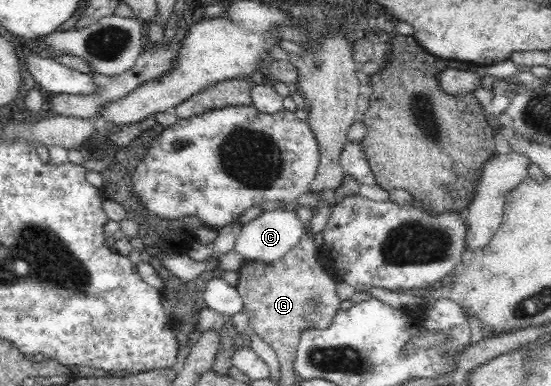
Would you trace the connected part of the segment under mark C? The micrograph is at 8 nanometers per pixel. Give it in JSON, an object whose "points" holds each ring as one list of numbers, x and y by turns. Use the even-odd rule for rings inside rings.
{"points":[[283,206,274,210,263,210,263,213,255,220,242,226,240,234,235,242,235,250,249,261,261,261,272,263,280,260,290,249,293,249,302,238,306,228,298,219,296,211,288,211]]}

